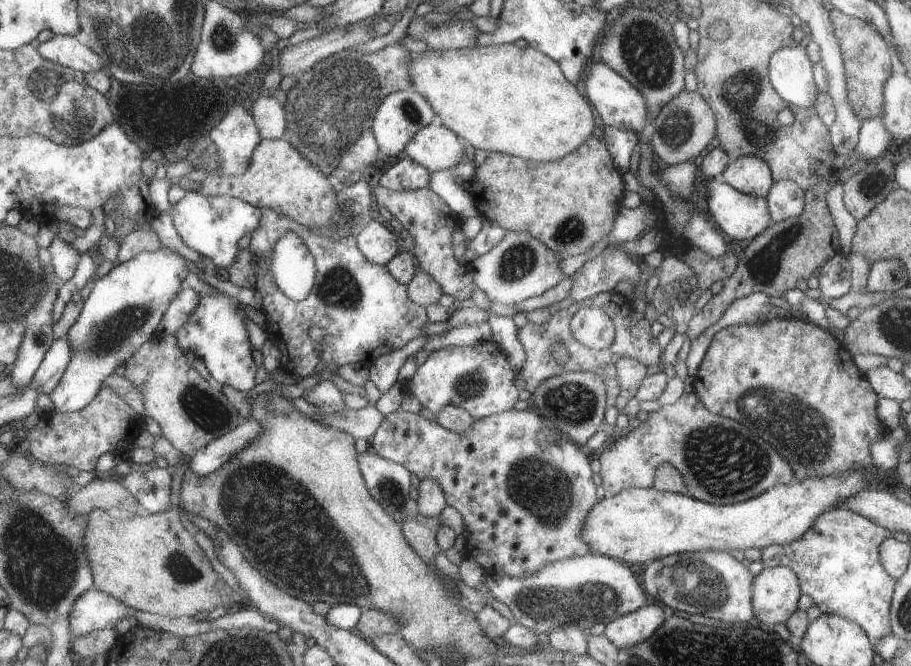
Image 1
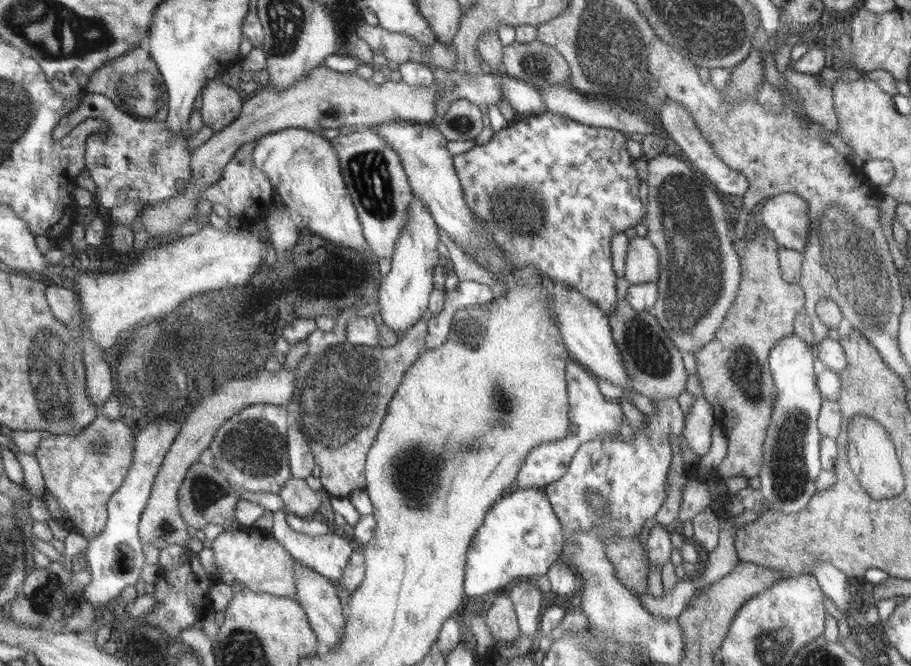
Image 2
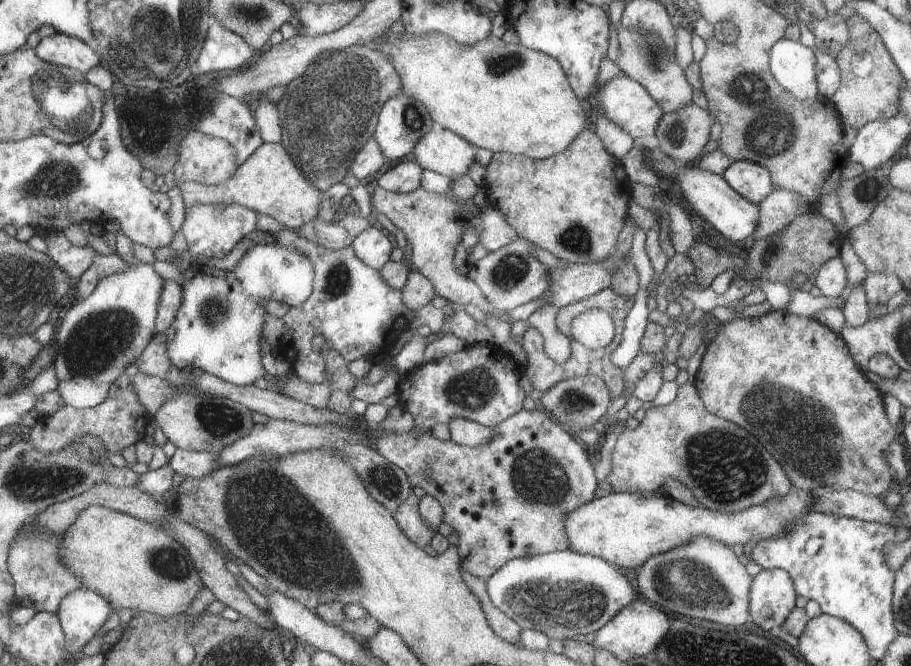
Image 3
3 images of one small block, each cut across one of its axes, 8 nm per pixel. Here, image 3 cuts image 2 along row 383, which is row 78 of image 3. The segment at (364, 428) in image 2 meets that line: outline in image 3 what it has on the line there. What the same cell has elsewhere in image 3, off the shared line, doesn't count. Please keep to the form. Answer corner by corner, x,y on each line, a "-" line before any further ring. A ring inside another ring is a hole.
372,45
348,46
344,50
326,52
316,58
304,74
286,86
285,95
277,104
286,136
286,142
283,143
287,149
290,146
291,153
294,150
296,156
292,156
293,161
314,188
323,192
327,187
346,182
346,178
350,178
350,160
354,162
358,150
362,150
366,142
374,138
378,121
381,120
382,105
399,93
402,93
401,75
392,66
388,56

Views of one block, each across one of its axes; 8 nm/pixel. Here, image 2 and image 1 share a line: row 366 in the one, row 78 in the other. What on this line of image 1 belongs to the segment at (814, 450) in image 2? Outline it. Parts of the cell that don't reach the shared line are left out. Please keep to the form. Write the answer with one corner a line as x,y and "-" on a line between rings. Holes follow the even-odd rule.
787,46
777,50
769,62
769,79
781,95
794,108
814,106
819,90
814,83
807,47

